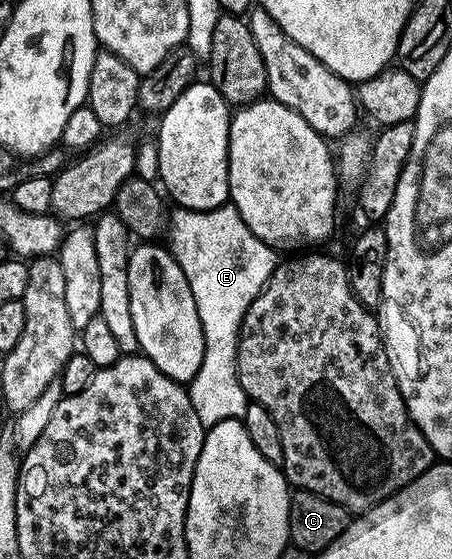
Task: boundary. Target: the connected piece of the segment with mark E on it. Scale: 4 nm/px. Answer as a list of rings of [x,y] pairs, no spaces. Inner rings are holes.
[[[230,203],[203,212],[180,207],[174,211],[169,217],[169,252],[193,291],[197,315],[203,321],[203,338],[209,343],[201,367],[189,383],[189,392],[197,419],[210,427],[225,419],[242,419],[247,410],[249,398],[237,375],[239,328],[253,299],[275,274],[277,253],[249,231]]]

